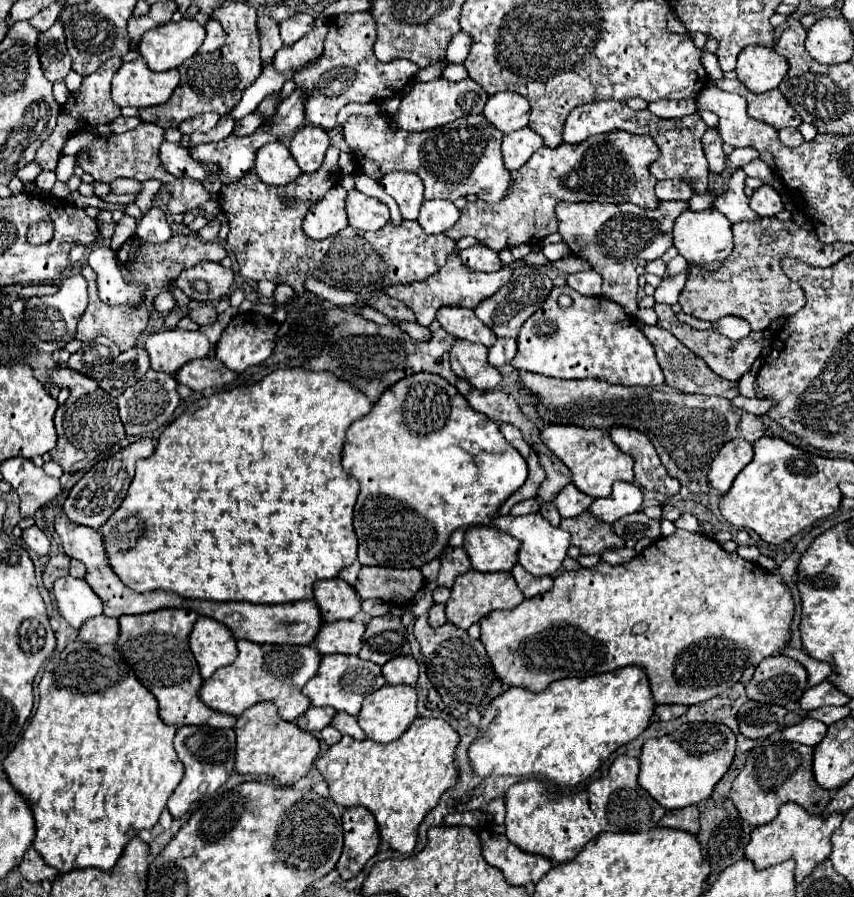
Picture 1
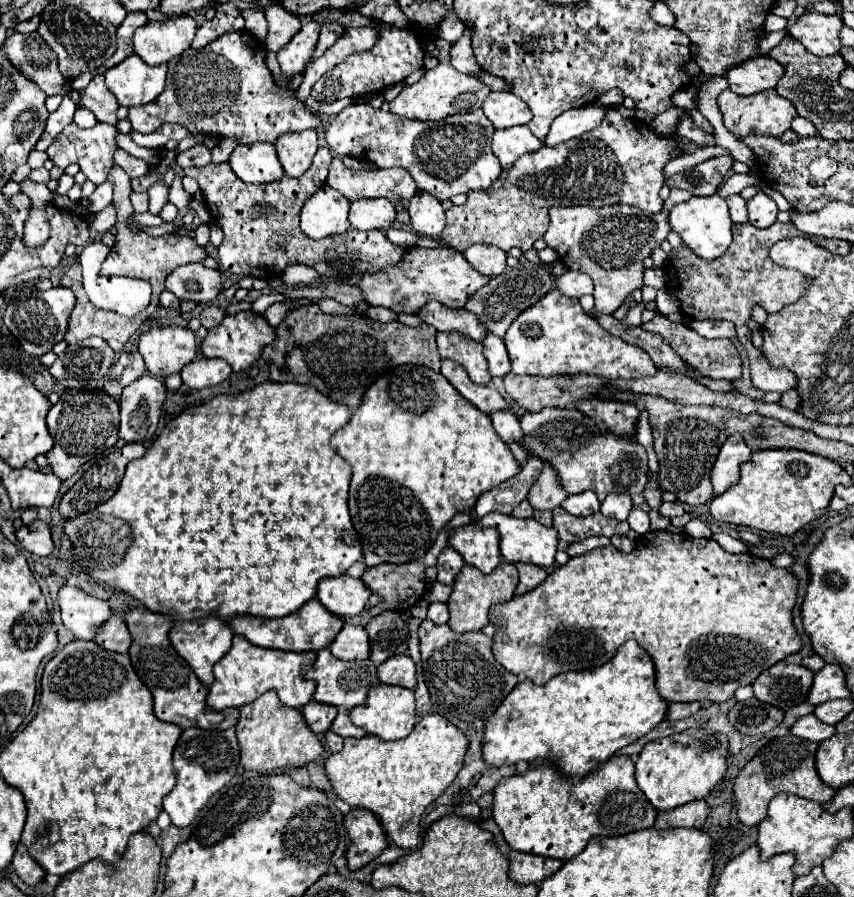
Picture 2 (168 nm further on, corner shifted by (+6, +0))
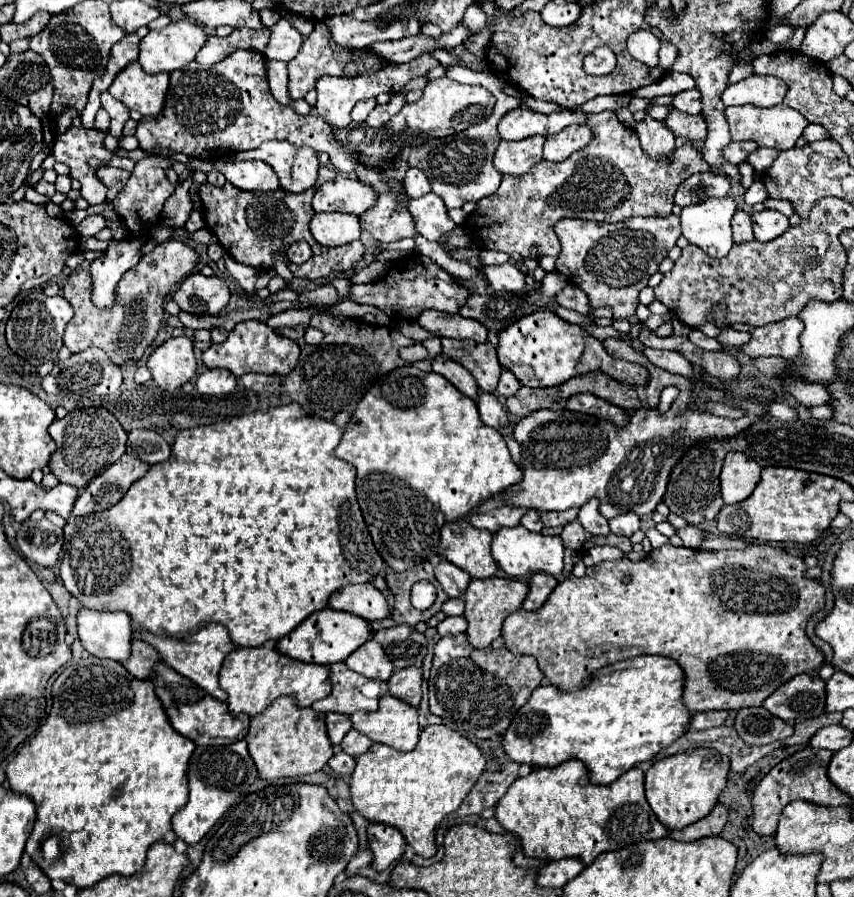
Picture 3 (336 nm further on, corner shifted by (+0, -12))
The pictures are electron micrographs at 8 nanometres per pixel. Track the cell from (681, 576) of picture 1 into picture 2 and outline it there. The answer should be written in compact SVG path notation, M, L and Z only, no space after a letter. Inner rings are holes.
M648 531L638 537L638 545L634 547L632 553L622 553L614 545L598 547L592 549L580 557L572 557L566 565L558 567L552 571L542 585L532 589L526 595L514 595L510 601L497 604L490 609L490 623L498 627L494 635L494 653L496 659L508 669L510 673L516 673L520 679L530 679L536 685L546 685L552 677L564 671L580 671L580 669L590 669L596 665L602 665L610 661L620 645L626 641L634 639L644 651L650 653L656 665L656 683L658 691L666 701L706 701L706 703L724 703L734 697L734 691L742 685L752 685L758 675L764 669L770 669L778 661L786 659L792 653L798 653L802 649L802 639L792 623L792 609L796 605L796 595L798 595L798 579L790 569L778 569L774 567L768 559L750 555L750 553L740 553L732 555L726 553L714 539L694 539L686 533L670 533L670 531Z

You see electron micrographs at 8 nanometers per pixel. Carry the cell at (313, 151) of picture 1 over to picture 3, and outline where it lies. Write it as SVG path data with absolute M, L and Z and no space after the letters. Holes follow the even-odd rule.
M266 141L258 149L242 151L228 157L230 163L242 159L266 161L276 171L280 187L290 193L302 193L314 187L320 169L318 153L314 153L310 147L294 147L286 141Z

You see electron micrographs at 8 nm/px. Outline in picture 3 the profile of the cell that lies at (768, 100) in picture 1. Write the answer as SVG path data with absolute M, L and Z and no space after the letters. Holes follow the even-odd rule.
M784 103L774 105L770 109L762 109L762 107L754 107L754 105L726 107L726 119L730 125L732 141L750 141L752 139L754 143L758 143L758 147L770 147L776 151L792 149L796 139L802 135L804 127L808 125L808 121L802 117L802 113L786 107Z

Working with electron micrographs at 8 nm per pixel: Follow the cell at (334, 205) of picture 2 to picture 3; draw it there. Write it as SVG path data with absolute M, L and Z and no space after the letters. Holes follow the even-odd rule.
M314 213L310 233L324 247L340 247L360 239L360 223L350 213Z

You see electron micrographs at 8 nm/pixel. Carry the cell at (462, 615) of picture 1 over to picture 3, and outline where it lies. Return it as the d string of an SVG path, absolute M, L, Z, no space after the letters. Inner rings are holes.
M500 577L472 579L464 593L464 601L466 601L464 617L468 621L466 635L468 635L470 645L478 649L488 647L500 635L502 621L522 605L526 593L528 593L528 583L522 579L500 579Z

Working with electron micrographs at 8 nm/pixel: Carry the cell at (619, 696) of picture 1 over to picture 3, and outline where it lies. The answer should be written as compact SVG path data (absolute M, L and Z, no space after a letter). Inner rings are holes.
M640 655L602 667L590 677L586 687L572 693L560 693L554 685L540 685L506 729L502 737L504 753L510 761L528 763L532 767L556 767L562 761L580 759L594 785L612 783L636 763L652 759L684 733L690 723L690 711L682 703L682 683L684 673L676 661L660 655Z

